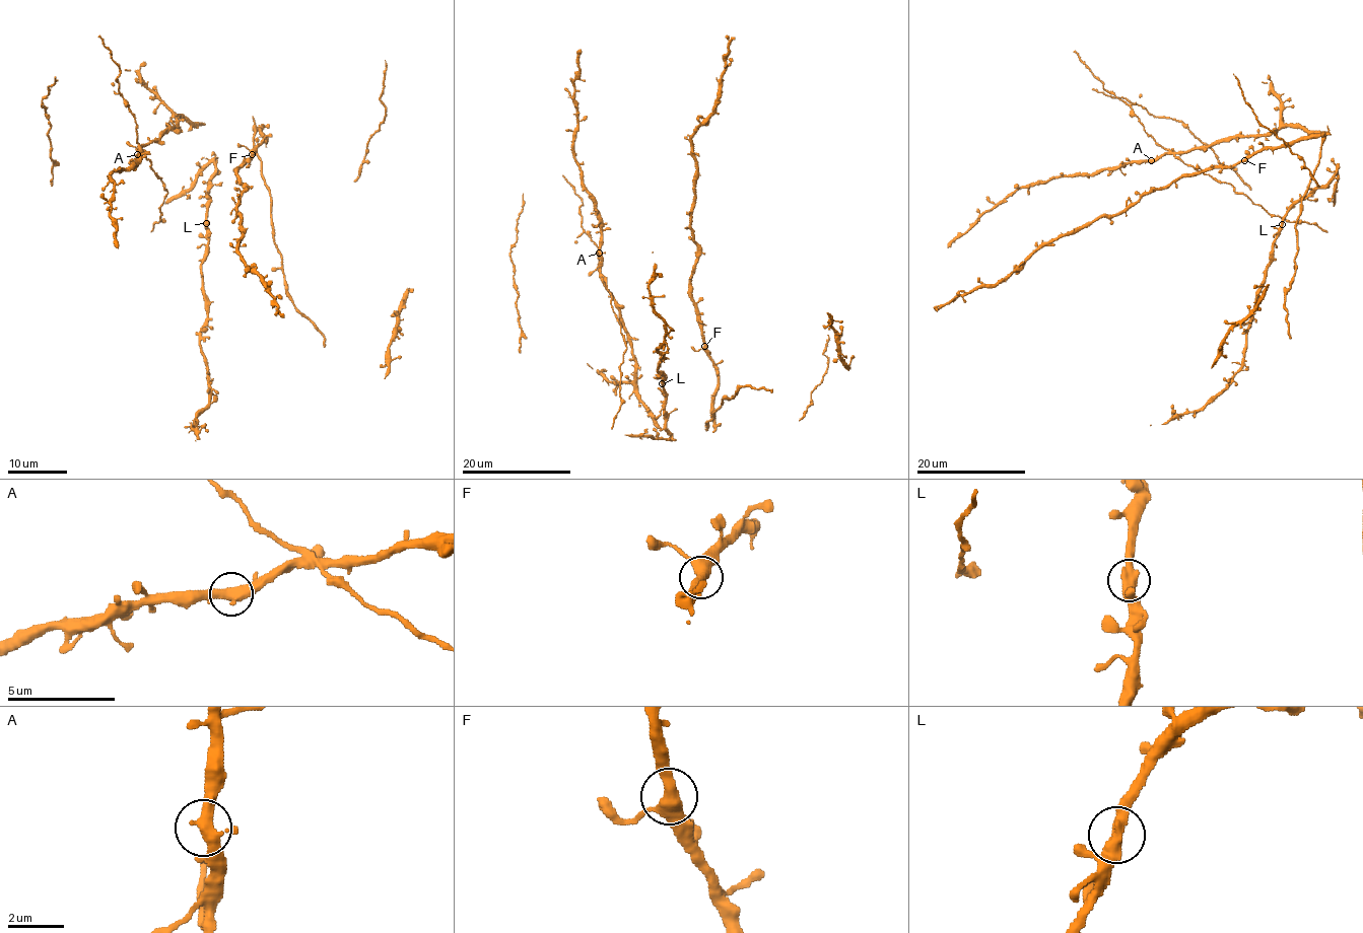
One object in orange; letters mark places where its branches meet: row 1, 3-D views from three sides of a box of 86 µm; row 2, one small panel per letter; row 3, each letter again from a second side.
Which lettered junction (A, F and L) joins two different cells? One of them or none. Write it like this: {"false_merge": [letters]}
{"false_merge": []}

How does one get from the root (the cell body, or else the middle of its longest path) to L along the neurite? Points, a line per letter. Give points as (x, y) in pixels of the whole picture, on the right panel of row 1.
L: (1333, 203), (1337, 167), (1336, 174), (1324, 186), (1319, 186), (1295, 204), (1281, 224)

